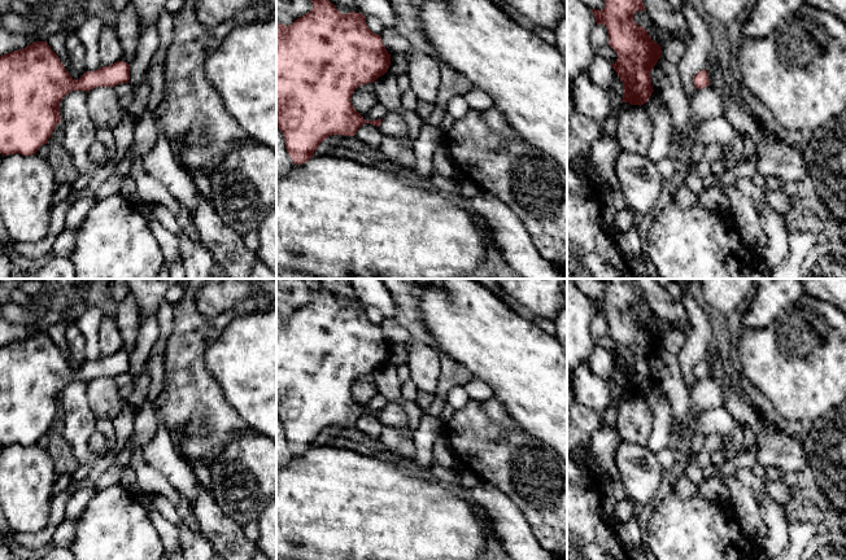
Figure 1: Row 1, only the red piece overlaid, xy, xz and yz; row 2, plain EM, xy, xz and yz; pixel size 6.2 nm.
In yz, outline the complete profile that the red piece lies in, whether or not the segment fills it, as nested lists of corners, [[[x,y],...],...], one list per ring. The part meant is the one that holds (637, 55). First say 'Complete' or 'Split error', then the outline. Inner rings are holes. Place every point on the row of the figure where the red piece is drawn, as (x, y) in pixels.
Complete. [[[603,0],[602,10],[592,9],[597,25],[605,25],[609,45],[618,58],[611,64],[623,82],[623,100],[631,105],[647,102],[654,92],[650,73],[662,57],[662,47],[633,21],[637,10],[646,10],[642,0]]]

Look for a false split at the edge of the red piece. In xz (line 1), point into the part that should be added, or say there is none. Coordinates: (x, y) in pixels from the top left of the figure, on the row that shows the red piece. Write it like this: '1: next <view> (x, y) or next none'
1: next none

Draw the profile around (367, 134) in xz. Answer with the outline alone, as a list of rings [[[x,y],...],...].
[[[370,123],[362,124],[354,136],[372,150],[380,149],[384,139],[379,127]]]

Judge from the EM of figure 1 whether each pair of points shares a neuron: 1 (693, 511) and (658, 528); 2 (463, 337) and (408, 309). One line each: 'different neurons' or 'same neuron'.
1: same neuron
2: different neurons

